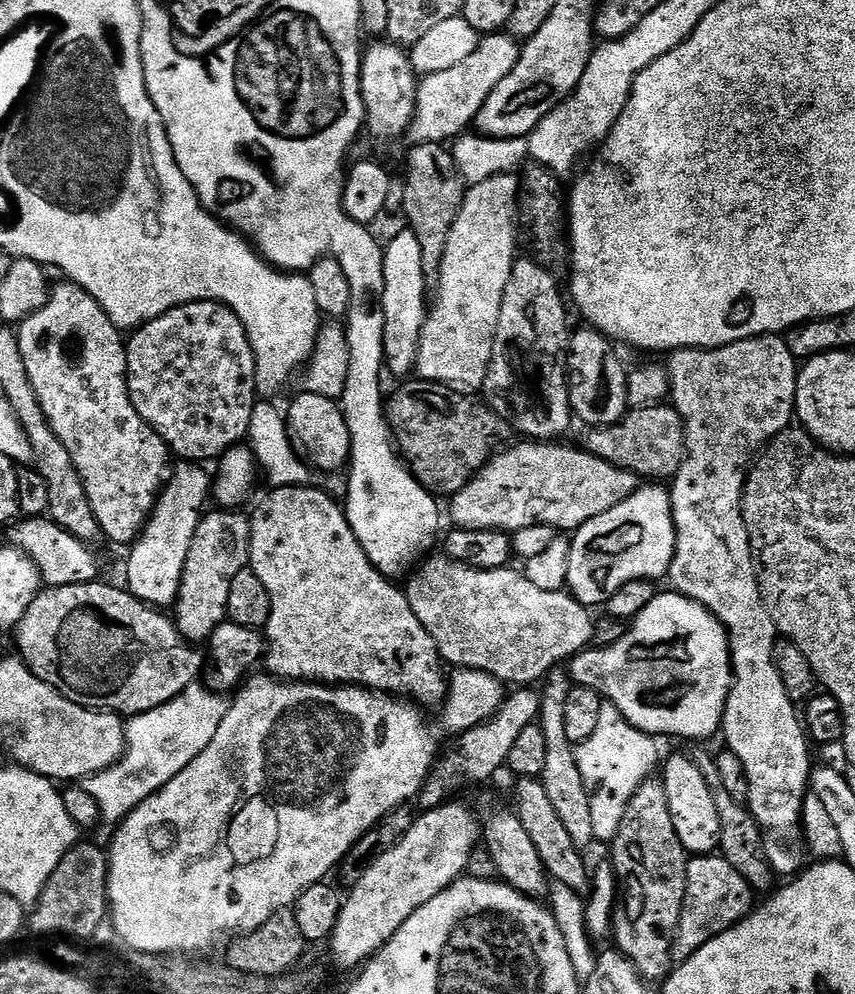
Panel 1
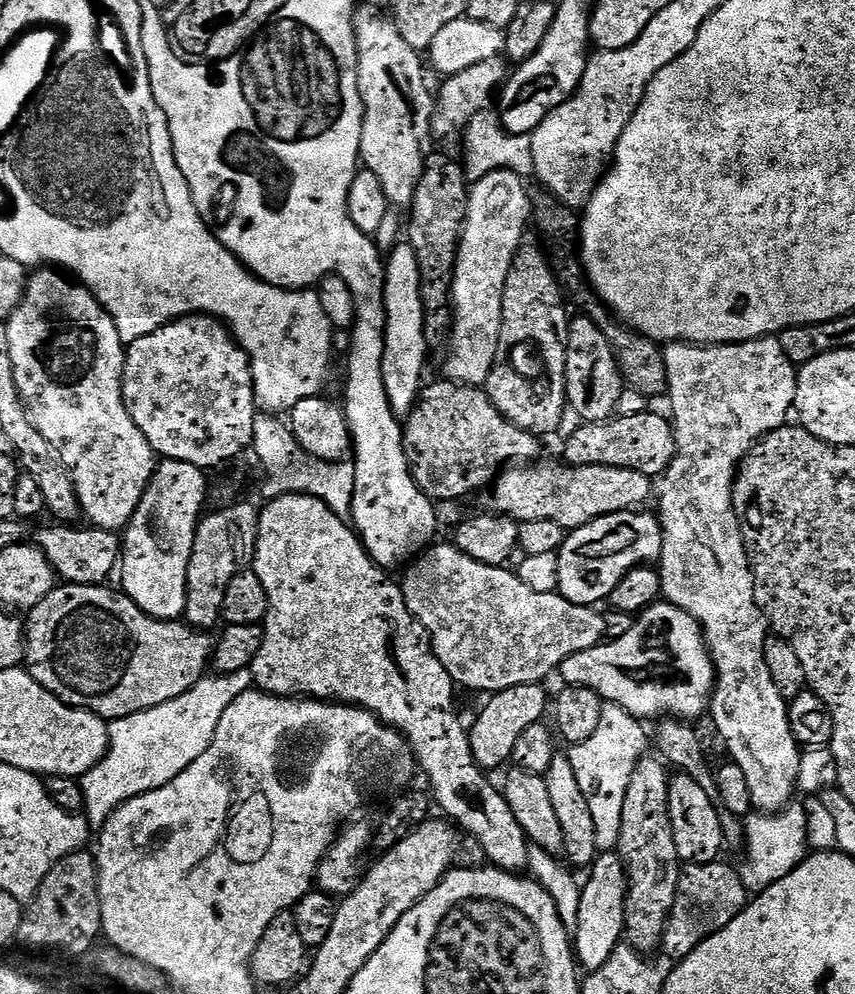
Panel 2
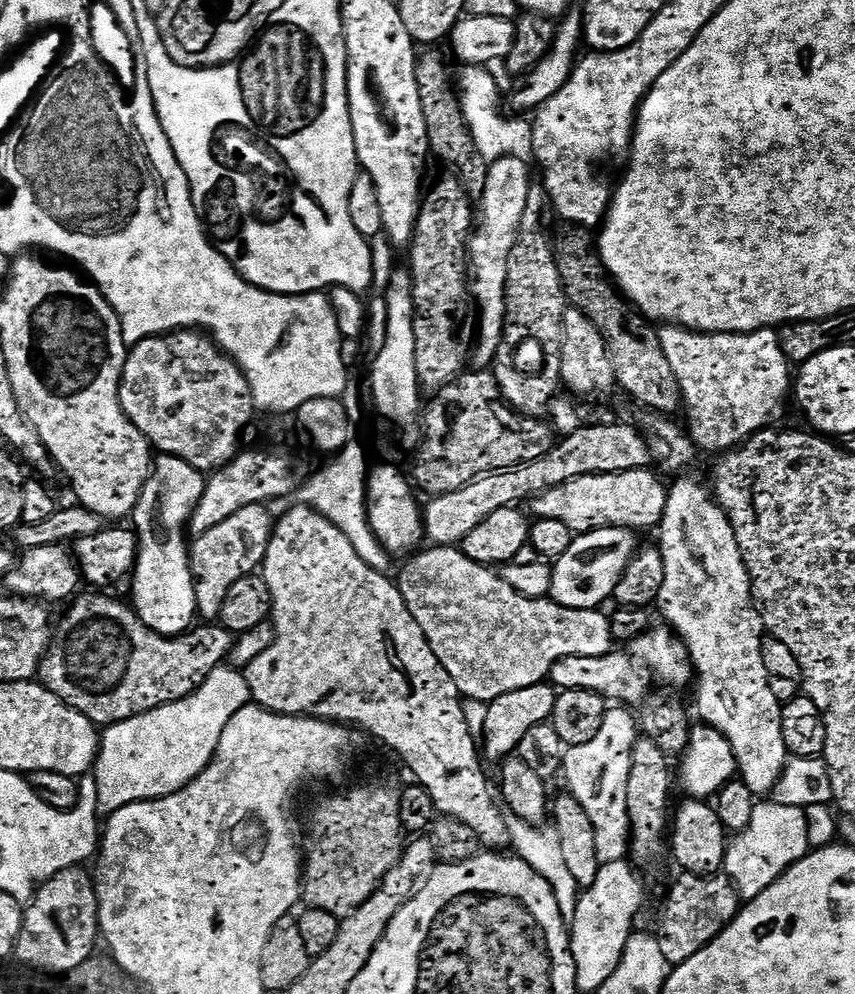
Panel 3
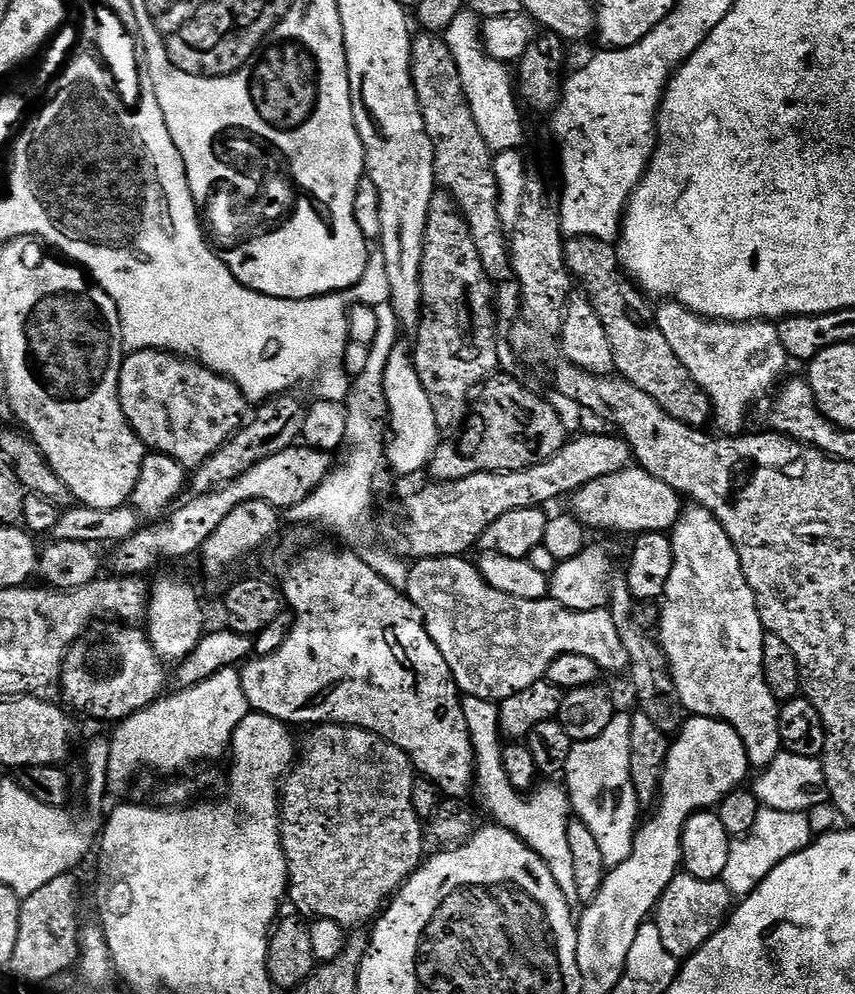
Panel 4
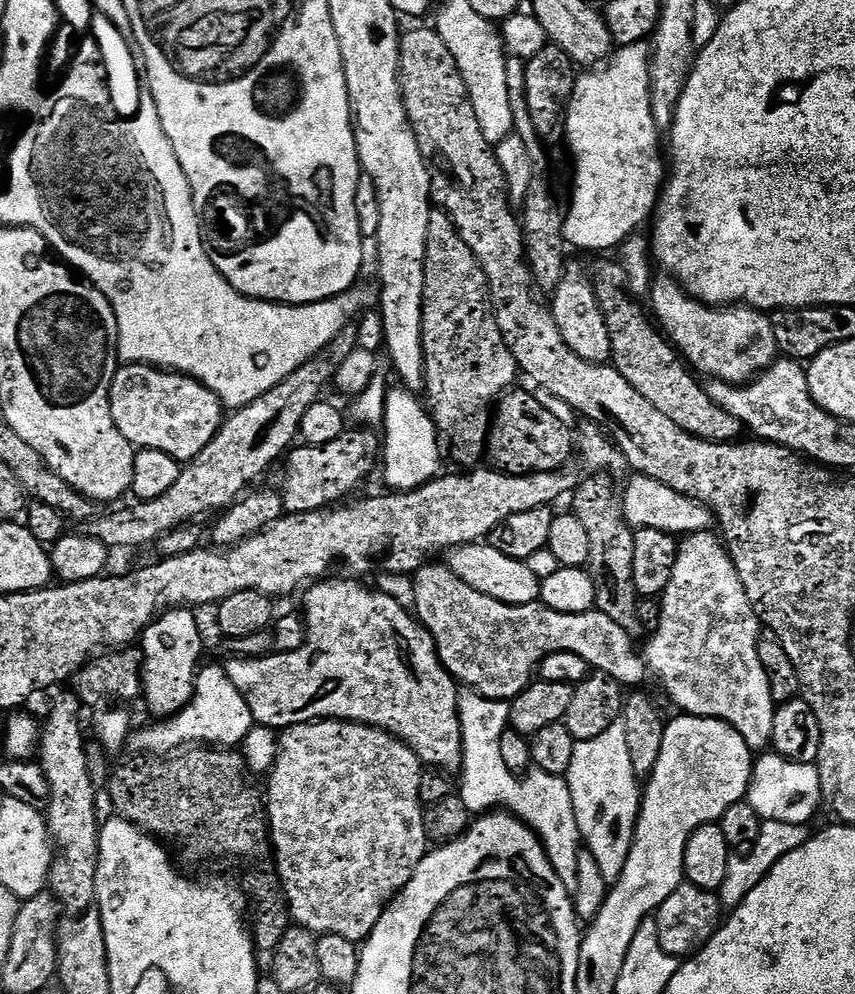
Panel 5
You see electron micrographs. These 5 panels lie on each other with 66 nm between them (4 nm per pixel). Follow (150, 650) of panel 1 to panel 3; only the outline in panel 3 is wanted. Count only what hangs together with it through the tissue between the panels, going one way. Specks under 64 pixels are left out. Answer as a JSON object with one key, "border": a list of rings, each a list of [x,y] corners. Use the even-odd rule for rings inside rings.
{"border":[[[88,590],[85,596],[82,596],[82,594],[77,595],[75,599],[67,605],[67,607],[69,606],[68,613],[66,613],[61,620],[58,620],[58,623],[55,625],[52,639],[48,641],[48,648],[44,652],[44,659],[40,662],[40,670],[38,673],[39,679],[42,681],[44,687],[50,689],[58,698],[62,698],[62,702],[66,702],[66,706],[70,706],[74,710],[86,714],[86,718],[90,718],[93,724],[97,726],[109,726],[120,723],[124,719],[146,714],[148,711],[161,707],[163,704],[174,703],[176,700],[184,699],[195,691],[214,669],[227,661],[234,639],[234,633],[228,628],[223,626],[200,626],[204,628],[199,628],[199,626],[196,626],[185,635],[163,636],[147,628],[147,626],[141,622],[136,614],[136,610],[132,606],[129,606],[127,603],[124,605],[122,601],[115,600],[114,597],[108,595],[112,594],[101,594],[96,590]]]}

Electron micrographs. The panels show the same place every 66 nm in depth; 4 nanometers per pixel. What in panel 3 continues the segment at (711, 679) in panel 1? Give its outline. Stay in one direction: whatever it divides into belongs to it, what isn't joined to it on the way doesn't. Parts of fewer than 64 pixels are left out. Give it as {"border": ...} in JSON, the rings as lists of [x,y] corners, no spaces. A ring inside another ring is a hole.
{"border":[[[649,627],[647,632],[631,641],[627,645],[628,656],[613,650],[607,656],[571,656],[559,660],[552,667],[551,683],[560,690],[590,690],[609,702],[623,702],[628,706],[639,705],[647,699],[654,685],[684,690],[694,680],[692,659],[679,635],[674,634],[671,627],[663,627]]]}

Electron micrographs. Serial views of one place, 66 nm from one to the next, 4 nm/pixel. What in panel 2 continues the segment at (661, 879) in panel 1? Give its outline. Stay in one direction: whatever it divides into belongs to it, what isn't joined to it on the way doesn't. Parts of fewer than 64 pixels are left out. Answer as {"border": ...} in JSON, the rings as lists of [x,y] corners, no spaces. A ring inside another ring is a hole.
{"border":[[[646,754],[634,768],[630,776],[630,786],[626,786],[626,802],[622,802],[622,830],[618,845],[618,859],[624,864],[628,876],[628,897],[624,903],[624,931],[626,942],[637,952],[652,954],[664,942],[664,927],[668,925],[668,915],[678,894],[682,861],[678,846],[674,842],[670,822],[670,779],[669,765],[656,754]]]}

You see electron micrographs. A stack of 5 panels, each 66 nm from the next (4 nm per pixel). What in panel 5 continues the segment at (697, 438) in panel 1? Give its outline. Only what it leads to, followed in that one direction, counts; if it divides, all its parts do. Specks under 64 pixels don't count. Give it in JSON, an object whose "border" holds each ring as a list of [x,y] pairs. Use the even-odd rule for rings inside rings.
{"border":[[[662,276],[651,285],[653,315],[669,341],[695,370],[712,380],[743,386],[775,363],[779,348],[771,317],[748,305],[713,306],[692,297],[673,277]],[[701,530],[693,532],[679,541],[676,549],[676,561],[674,562],[674,574],[670,578],[670,586],[666,586],[660,605],[660,624],[647,637],[646,643],[648,642],[648,645],[644,648],[644,656],[648,659],[649,670],[664,683],[669,698],[680,707],[677,709],[681,713],[689,716],[712,716],[716,720],[724,720],[730,726],[734,726],[734,730],[738,730],[738,734],[742,734],[748,748],[759,750],[759,748],[765,747],[764,749],[767,749],[772,742],[774,714],[778,706],[772,701],[770,682],[766,678],[766,670],[762,670],[762,662],[758,658],[758,642],[762,631],[760,617],[756,615],[756,611],[752,608],[750,598],[746,598],[742,578],[738,578],[738,570],[734,566],[732,557],[728,555],[727,547],[722,543],[719,535],[711,536],[712,534],[711,531]]]}

